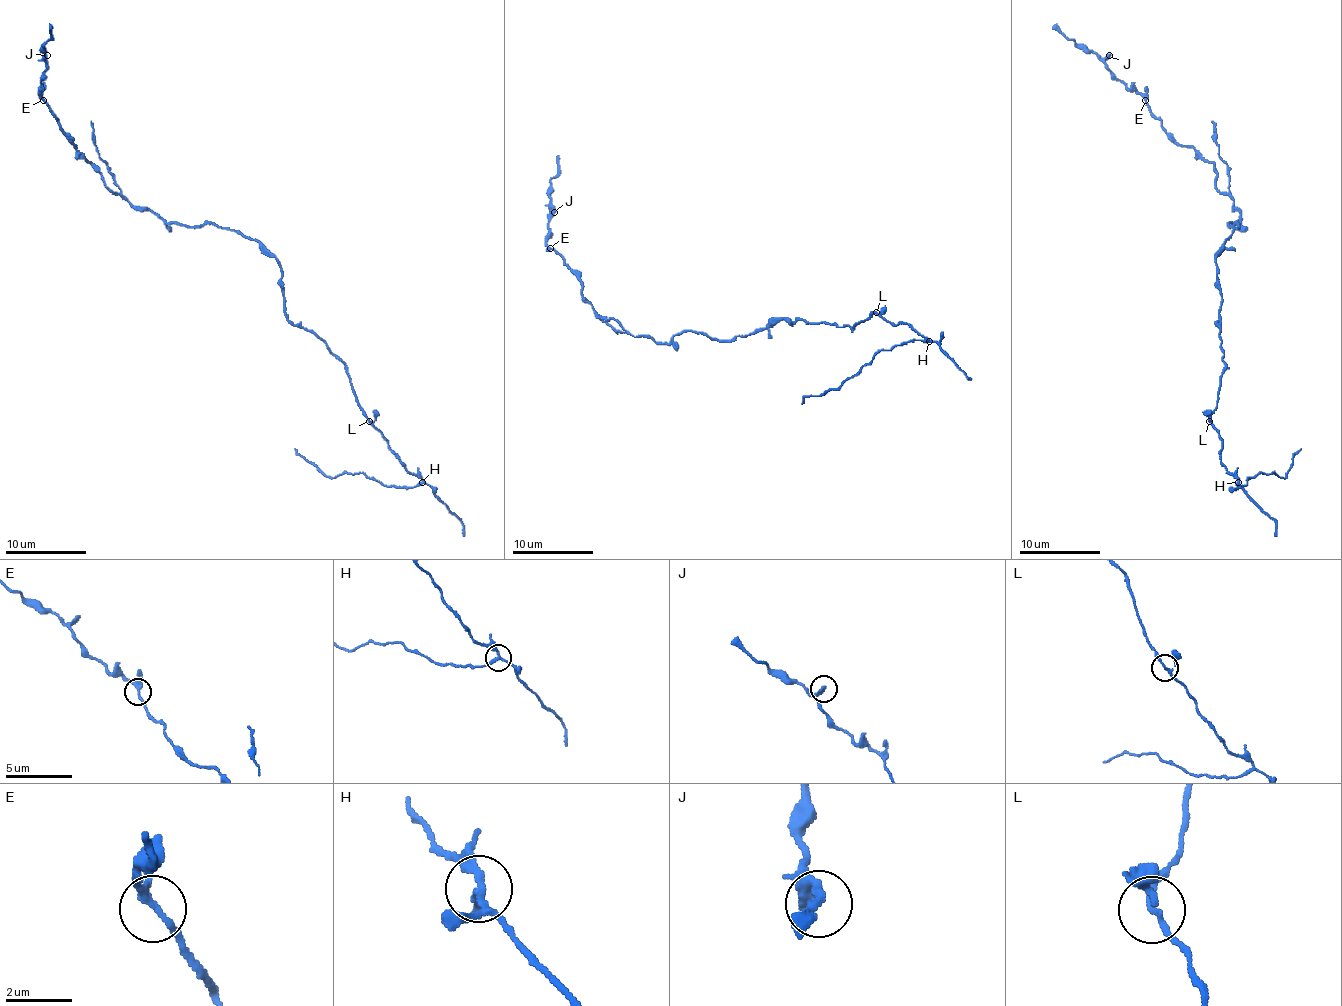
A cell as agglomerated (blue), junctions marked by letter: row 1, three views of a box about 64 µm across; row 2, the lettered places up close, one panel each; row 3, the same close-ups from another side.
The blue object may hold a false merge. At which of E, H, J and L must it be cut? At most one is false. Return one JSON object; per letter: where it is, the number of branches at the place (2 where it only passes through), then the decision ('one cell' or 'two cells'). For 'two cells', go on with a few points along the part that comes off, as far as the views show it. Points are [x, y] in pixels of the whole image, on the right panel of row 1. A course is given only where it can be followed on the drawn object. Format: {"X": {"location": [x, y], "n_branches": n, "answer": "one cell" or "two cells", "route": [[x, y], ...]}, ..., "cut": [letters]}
{"E": {"location": [1145, 100], "n_branches": 3, "answer": "one cell"}, "H": {"location": [1238, 482], "n_branches": 3, "answer": "two cells", "route": [[1238, 481], [1236, 487], [1259, 473], [1285, 477], [1293, 463], [1293, 455], [1301, 449]]}, "J": {"location": [1109, 55], "n_branches": 3, "answer": "one cell"}, "L": {"location": [1209, 421], "n_branches": 3, "answer": "one cell"}, "cut": ["H"]}

